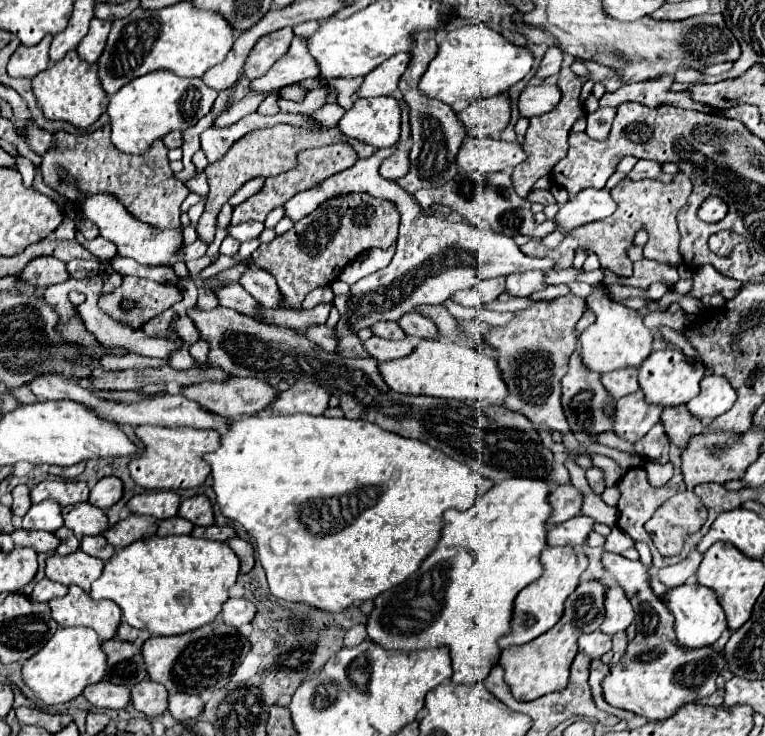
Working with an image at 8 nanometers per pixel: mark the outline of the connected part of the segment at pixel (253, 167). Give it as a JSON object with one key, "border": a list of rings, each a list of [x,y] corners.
{"border":[[[275,125],[269,129],[259,129],[259,131],[251,131],[245,137],[241,137],[237,143],[233,143],[233,147],[227,151],[227,155],[217,161],[207,165],[205,173],[209,179],[209,195],[207,195],[207,205],[205,205],[205,213],[201,215],[199,223],[197,223],[197,235],[201,241],[211,243],[215,237],[215,229],[217,229],[217,215],[223,207],[223,203],[229,201],[229,197],[249,179],[255,177],[273,177],[279,173],[289,171],[291,167],[295,167],[297,163],[297,153],[303,149],[313,149],[313,147],[325,147],[325,145],[333,145],[333,143],[349,143],[355,151],[359,159],[371,157],[375,153],[375,149],[367,143],[361,141],[349,141],[349,137],[345,137],[337,127],[335,129],[323,129],[317,127],[315,131],[307,131],[307,129],[297,129],[291,125]]]}

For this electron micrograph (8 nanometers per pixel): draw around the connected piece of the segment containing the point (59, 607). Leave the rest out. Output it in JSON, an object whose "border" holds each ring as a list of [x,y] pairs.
{"border":[[[75,585],[69,587],[65,597],[51,599],[49,607],[53,611],[53,619],[61,627],[91,627],[101,641],[113,639],[121,623],[119,607],[113,601],[95,601],[87,591]]]}

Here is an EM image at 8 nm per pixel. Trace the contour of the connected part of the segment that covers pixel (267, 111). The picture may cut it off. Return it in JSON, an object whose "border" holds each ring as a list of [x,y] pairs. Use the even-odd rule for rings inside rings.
{"border":[[[269,95],[263,100],[263,103],[257,107],[257,112],[261,115],[275,115],[280,111],[277,104],[277,95]]]}

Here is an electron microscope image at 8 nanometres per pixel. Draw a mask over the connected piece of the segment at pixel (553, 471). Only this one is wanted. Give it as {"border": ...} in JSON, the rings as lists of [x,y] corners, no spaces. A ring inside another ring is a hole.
{"border":[[[193,307],[187,311],[187,315],[193,319],[197,329],[201,331],[201,337],[209,341],[209,363],[235,375],[235,377],[255,377],[255,379],[271,379],[279,377],[285,381],[311,381],[325,387],[329,393],[339,395],[341,409],[347,419],[361,419],[375,423],[383,427],[385,431],[391,431],[401,437],[411,437],[419,441],[427,441],[433,449],[443,451],[445,455],[469,465],[479,477],[491,479],[495,483],[511,477],[529,477],[529,479],[547,479],[549,485],[561,485],[569,483],[569,471],[565,469],[563,461],[541,443],[539,427],[533,425],[525,415],[513,413],[505,409],[503,405],[489,403],[489,401],[455,401],[455,399],[435,399],[435,397],[411,397],[391,391],[385,381],[381,379],[377,371],[377,361],[373,357],[361,359],[361,357],[341,357],[323,351],[317,343],[309,341],[305,333],[301,331],[289,331],[279,327],[267,327],[257,323],[255,319],[241,315],[227,307],[215,307],[211,311],[201,311],[199,307]]]}

